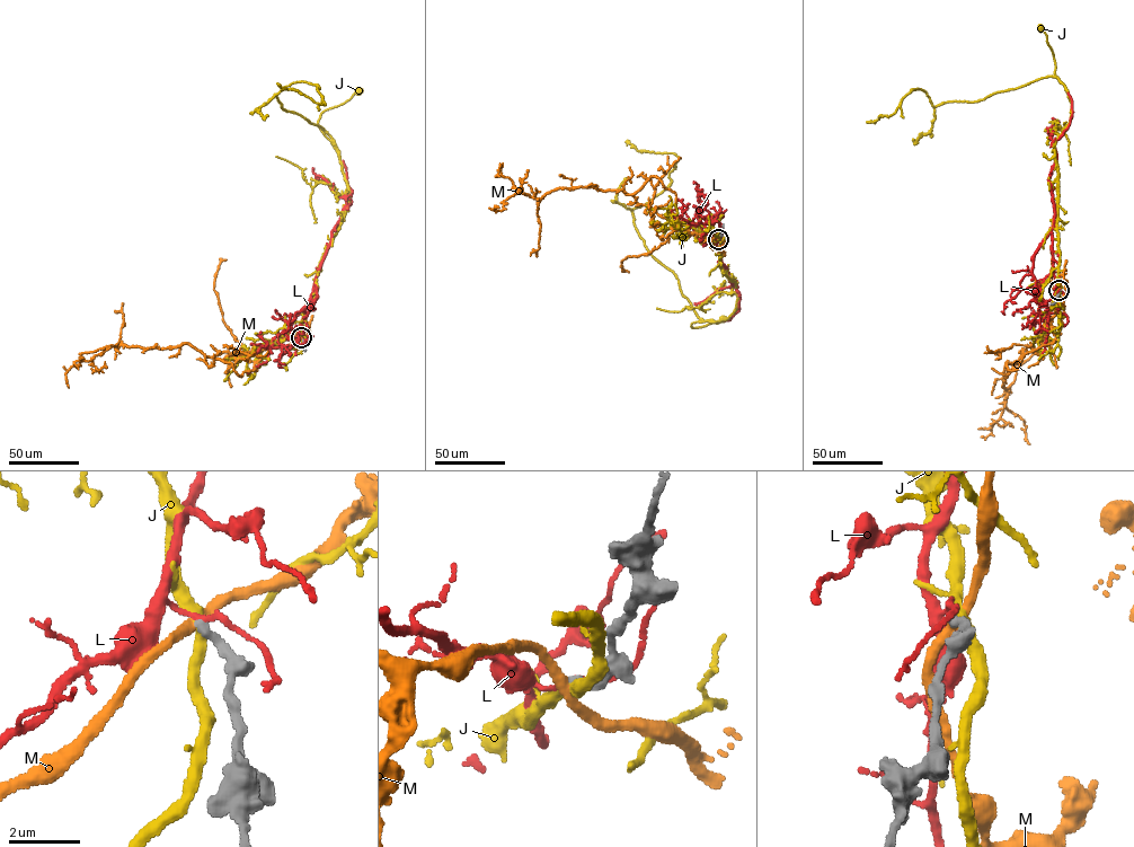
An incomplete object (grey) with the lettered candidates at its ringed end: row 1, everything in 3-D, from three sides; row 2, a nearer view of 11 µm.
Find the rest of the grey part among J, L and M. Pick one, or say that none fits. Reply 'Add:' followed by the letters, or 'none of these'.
Add: none of these

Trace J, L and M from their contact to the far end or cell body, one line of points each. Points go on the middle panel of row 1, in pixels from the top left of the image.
J: (718, 239), (711, 243), (720, 252), (721, 271), (734, 282), (734, 311), (720, 321), (691, 326), (723, 318)
L: (718, 239), (714, 247), (718, 248), (720, 263), (725, 266), (740, 298), (737, 311), (729, 320), (724, 319)
M: (717, 239), (676, 230), (675, 194), (653, 176), (631, 194), (559, 187), (499, 208)

